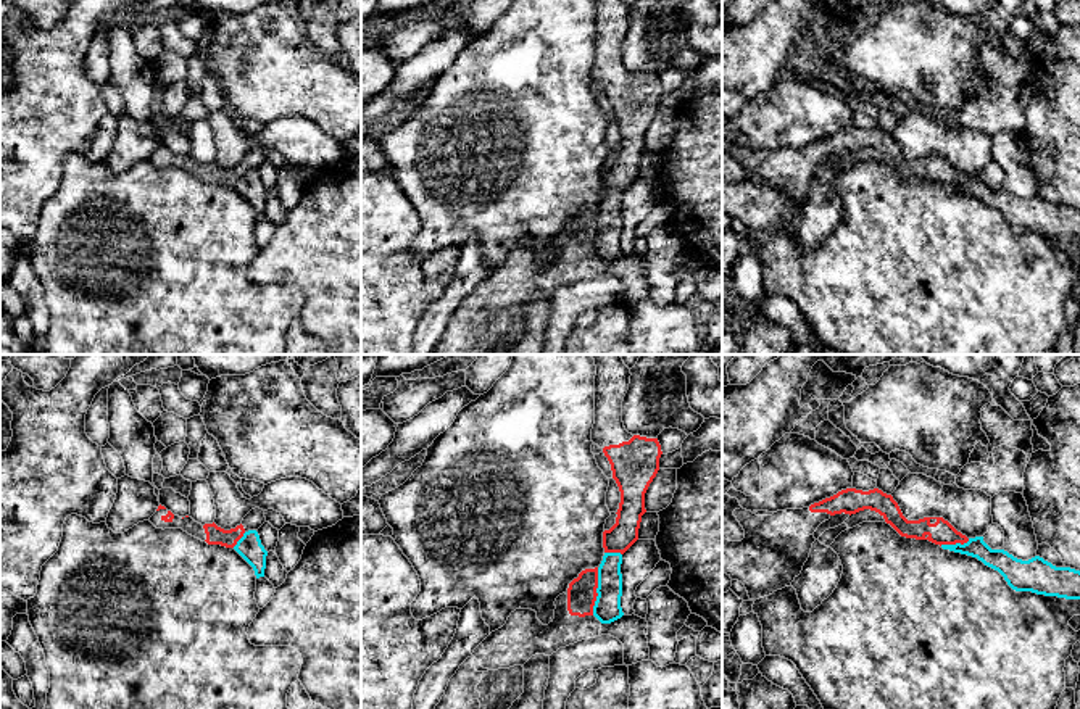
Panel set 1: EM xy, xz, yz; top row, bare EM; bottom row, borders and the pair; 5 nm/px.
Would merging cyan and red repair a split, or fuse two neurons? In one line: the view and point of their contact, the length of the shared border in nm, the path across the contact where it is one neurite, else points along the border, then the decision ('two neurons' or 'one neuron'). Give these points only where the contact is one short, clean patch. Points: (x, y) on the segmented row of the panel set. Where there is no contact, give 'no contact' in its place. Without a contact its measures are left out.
xz (597, 592) | 240 nm | along xz (598, 568), (597, 600), (592, 614) | two neurons

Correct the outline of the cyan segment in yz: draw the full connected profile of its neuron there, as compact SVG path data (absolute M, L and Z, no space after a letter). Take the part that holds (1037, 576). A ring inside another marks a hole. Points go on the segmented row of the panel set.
M983 537L969 538L964 545L941 545L941 548L977 558L998 570L1016 591L1080 599L1080 570L1056 567L1040 556L1028 561L1017 559L1004 549L991 549Z

